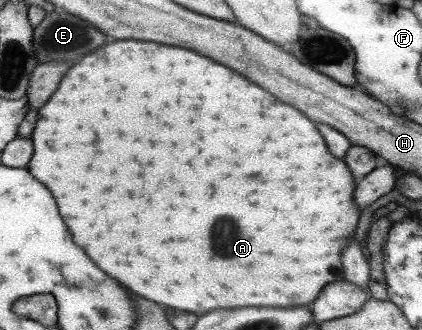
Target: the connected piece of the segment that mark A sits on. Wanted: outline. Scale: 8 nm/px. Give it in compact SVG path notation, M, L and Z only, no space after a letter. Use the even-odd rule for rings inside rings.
M121 40L97 48L85 56L85 60L75 64L61 80L59 90L39 110L37 128L31 138L35 154L29 162L29 170L39 178L39 182L47 182L47 186L55 190L63 218L71 218L69 226L71 234L75 234L75 242L79 242L79 246L83 246L83 250L87 250L87 254L91 254L91 258L95 258L111 278L119 278L123 286L143 298L195 314L237 306L303 306L319 296L325 282L335 282L343 274L341 250L353 238L359 222L359 208L353 202L354 173L349 172L346 162L337 160L327 150L325 140L305 114L289 104L281 104L273 94L205 56L185 48L135 40Z

